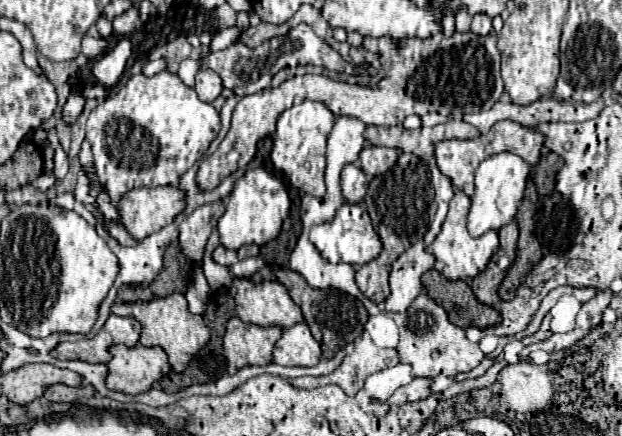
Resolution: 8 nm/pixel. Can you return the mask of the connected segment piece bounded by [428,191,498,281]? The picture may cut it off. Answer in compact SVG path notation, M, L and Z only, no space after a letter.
M462 191L454 193L454 201L450 201L450 209L446 215L446 221L442 223L442 231L438 233L438 237L434 239L434 243L428 247L430 253L434 253L436 261L440 261L444 265L442 275L446 279L472 279L476 277L480 271L484 271L486 263L490 261L492 253L498 249L498 235L496 231L484 233L482 237L472 237L466 229L466 215L470 209L470 197Z

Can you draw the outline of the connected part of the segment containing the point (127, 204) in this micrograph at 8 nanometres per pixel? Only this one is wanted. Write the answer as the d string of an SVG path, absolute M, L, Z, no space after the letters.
M174 185L152 187L152 189L132 189L114 205L118 211L120 225L136 239L144 239L172 219L184 209L182 191Z

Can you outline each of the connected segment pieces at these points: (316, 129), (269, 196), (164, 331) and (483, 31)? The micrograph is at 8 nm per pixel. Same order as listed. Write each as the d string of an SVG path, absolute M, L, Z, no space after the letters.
M302 101L300 105L294 105L286 109L278 117L276 133L272 139L272 151L270 159L276 169L280 169L292 187L314 195L322 197L326 187L324 187L324 151L326 151L326 137L332 131L334 125L334 115L324 107L324 103L318 101Z
M262 167L248 169L230 191L226 199L226 211L218 219L218 233L220 243L226 249L240 249L242 245L266 245L268 241L276 239L282 229L282 221L288 217L290 211L290 197L280 179L264 171Z
M172 293L164 299L152 299L152 301L136 301L136 303L122 303L122 301L116 301L112 305L112 313L116 315L122 315L122 317L134 317L136 321L140 321L142 325L142 333L140 333L140 345L144 347L162 347L168 355L168 361L172 365L172 369L176 373L182 373L186 369L186 365L190 363L190 359L208 343L210 339L210 331L208 327L204 325L202 317L200 315L192 315L188 313L188 307L186 307L186 299L184 295L180 293Z
M484 13L474 15L470 31L476 33L476 35L488 35L488 33L492 33L492 19L488 15L484 15Z

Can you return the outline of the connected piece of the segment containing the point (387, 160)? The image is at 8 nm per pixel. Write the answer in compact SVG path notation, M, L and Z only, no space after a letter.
M366 145L360 153L360 167L366 175L382 175L396 163L396 159L398 151L392 147Z

